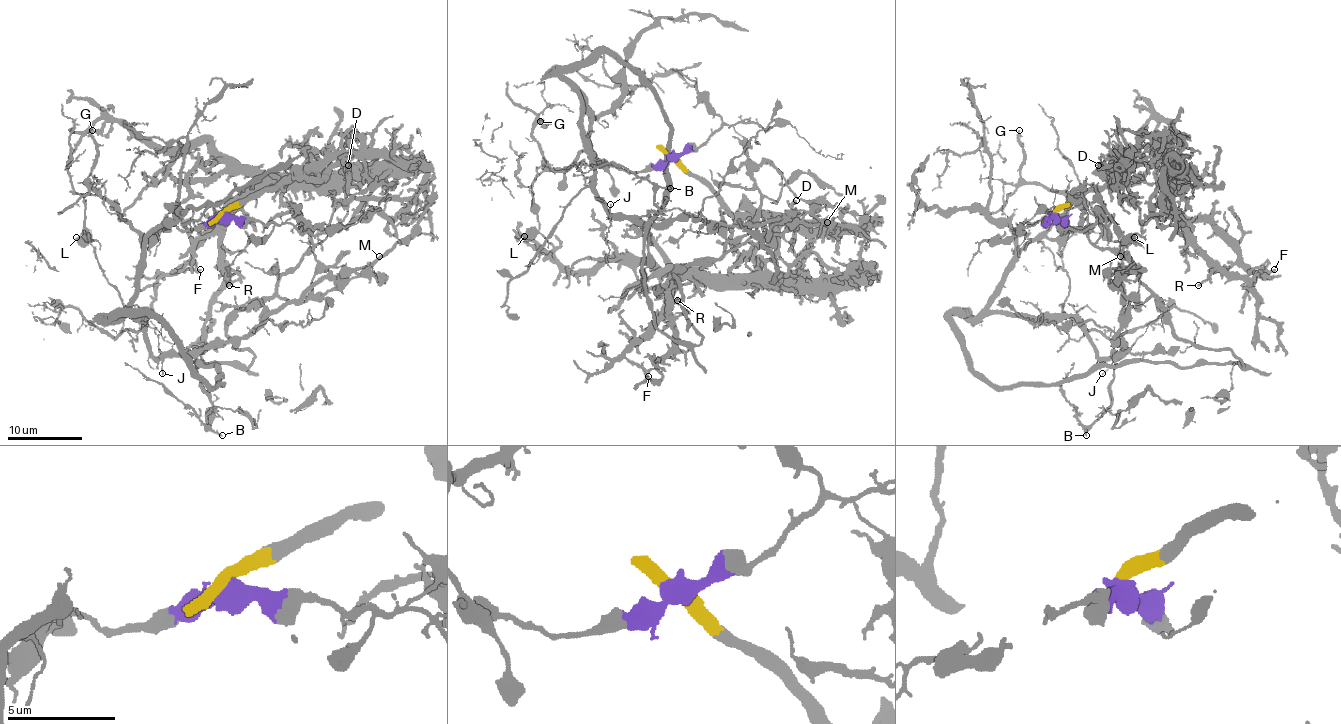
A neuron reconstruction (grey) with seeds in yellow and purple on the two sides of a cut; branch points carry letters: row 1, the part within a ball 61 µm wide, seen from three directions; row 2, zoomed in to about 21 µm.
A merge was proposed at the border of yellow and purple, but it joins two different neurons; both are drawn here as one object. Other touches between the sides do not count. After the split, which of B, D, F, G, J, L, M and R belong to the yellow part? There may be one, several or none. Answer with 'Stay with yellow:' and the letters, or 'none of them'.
Stay with yellow: D, F, R

